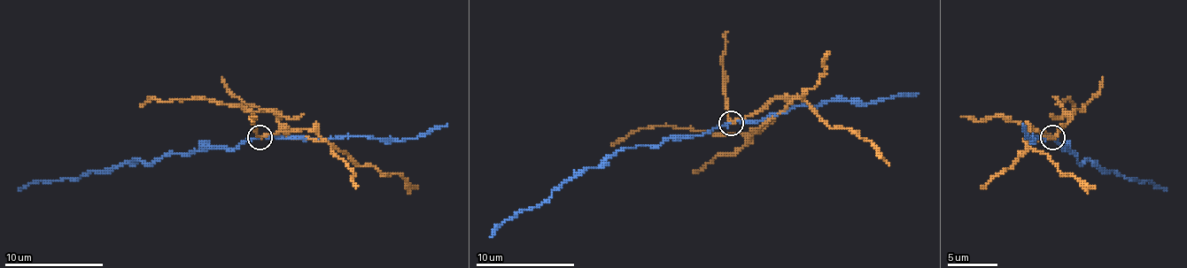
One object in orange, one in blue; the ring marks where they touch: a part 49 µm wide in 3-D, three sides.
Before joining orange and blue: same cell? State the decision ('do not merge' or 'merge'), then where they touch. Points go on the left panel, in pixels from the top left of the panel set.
do not merge; place (259, 137)

